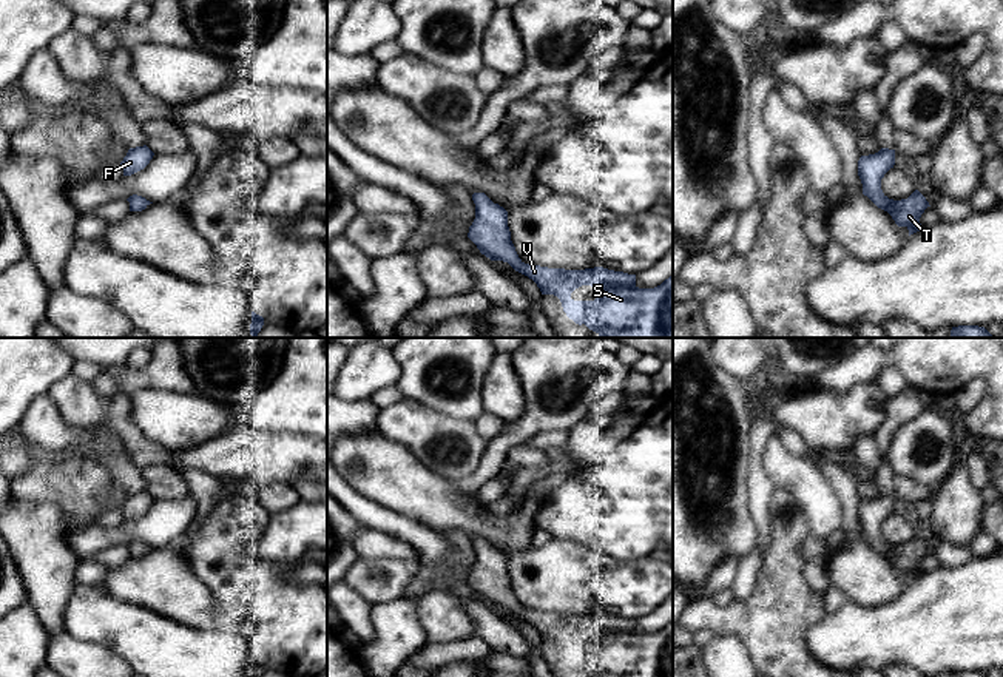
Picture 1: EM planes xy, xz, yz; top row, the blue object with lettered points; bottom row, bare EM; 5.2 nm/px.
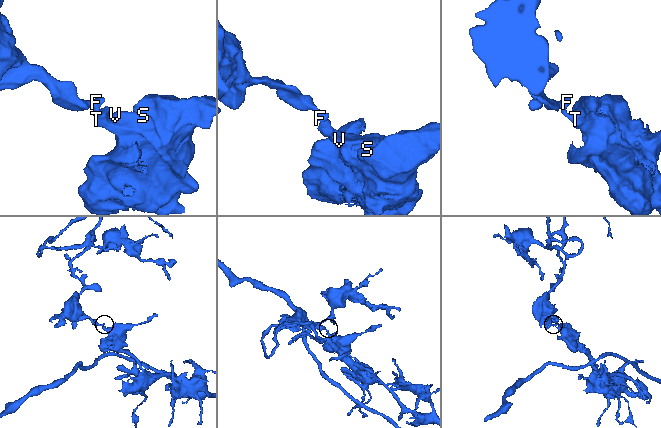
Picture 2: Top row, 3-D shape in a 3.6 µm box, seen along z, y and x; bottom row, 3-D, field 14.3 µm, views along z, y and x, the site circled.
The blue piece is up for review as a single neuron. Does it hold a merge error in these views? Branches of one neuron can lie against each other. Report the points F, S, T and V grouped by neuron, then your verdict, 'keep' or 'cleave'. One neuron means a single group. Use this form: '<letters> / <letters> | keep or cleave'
F / S T V | cleave

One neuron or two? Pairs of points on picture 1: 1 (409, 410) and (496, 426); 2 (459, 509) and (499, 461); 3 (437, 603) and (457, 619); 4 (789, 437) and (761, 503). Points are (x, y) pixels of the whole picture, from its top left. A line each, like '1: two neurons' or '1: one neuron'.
1: two neurons
2: two neurons
3: one neuron
4: two neurons

